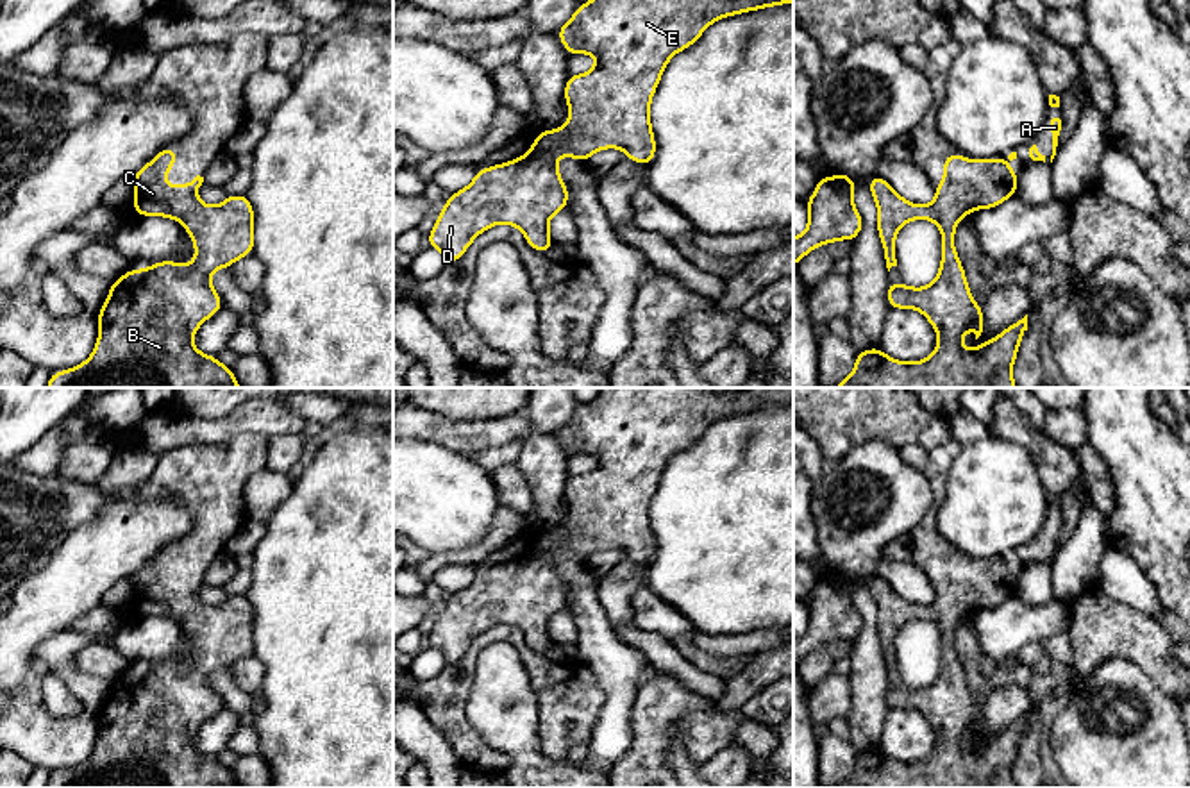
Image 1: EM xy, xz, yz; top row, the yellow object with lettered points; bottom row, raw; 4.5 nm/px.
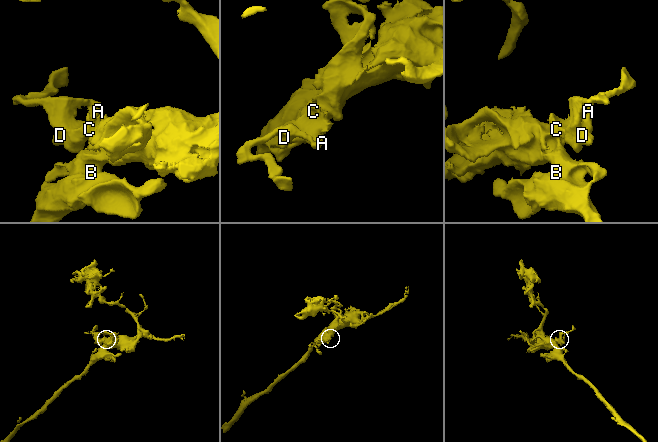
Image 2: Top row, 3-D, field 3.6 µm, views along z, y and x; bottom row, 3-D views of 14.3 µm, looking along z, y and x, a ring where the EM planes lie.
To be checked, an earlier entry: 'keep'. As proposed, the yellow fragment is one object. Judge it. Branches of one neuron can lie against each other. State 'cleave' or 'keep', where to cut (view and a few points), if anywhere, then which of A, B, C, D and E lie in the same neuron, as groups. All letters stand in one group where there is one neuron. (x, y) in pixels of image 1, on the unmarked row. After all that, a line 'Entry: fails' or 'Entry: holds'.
keep; no cut; A B C D E
Entry: holds

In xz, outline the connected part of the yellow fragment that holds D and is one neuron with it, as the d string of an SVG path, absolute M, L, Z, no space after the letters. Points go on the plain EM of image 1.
M600 388L593 400L577 406L574 416L556 431L568 456L597 457L588 474L568 475L565 482L570 520L554 531L536 532L525 556L477 570L472 584L452 593L441 608L427 647L438 649L448 666L459 661L482 631L507 624L524 633L532 650L550 650L556 641L549 634L549 620L568 609L568 588L556 568L557 559L570 556L588 563L595 552L620 549L633 563L650 565L656 557L650 499L670 457L690 448L720 418L790 402L793 388L743 388L731 393L706 388Z

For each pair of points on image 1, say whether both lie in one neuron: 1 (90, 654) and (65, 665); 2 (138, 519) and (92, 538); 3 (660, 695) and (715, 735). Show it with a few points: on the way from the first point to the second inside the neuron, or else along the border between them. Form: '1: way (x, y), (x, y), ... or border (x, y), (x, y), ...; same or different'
1: border (88, 642), (75, 654), (74, 663), (109, 685); different
2: way (127, 529), (118, 538), (102, 538); same
3: border (713, 706), (692, 710), (679, 717); different

